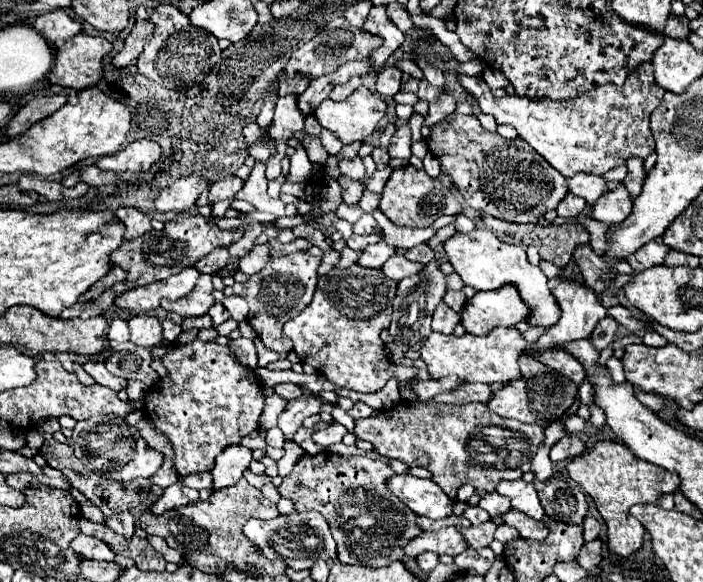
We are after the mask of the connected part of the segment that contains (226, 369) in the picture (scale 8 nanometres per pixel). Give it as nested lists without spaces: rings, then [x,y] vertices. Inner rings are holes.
[[[191,341],[171,353],[167,353],[163,359],[163,365],[167,367],[167,375],[161,379],[159,387],[153,387],[153,393],[147,393],[145,399],[145,413],[153,421],[155,429],[163,433],[175,451],[175,467],[181,475],[191,475],[197,471],[211,471],[215,457],[229,445],[241,443],[241,439],[253,431],[259,429],[259,417],[263,411],[263,391],[259,385],[259,379],[255,371],[241,365],[229,347],[221,347],[217,343],[205,343],[205,341]]]

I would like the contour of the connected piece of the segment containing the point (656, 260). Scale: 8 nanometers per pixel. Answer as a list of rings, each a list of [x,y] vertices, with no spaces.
[[[649,241],[649,245],[643,245],[637,253],[633,253],[633,257],[629,257],[629,265],[633,267],[635,273],[645,271],[653,265],[661,265],[669,251],[671,249],[667,245],[657,243],[657,241]]]

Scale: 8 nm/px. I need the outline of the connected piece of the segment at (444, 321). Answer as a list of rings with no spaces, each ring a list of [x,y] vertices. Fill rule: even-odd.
[[[441,301],[433,313],[433,331],[439,333],[453,333],[455,325],[461,321],[459,313],[453,313],[453,309],[449,309],[449,305],[445,305],[445,301]]]

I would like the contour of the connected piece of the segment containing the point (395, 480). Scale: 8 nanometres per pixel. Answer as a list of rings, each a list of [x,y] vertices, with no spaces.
[[[395,475],[389,479],[389,489],[411,509],[415,511],[417,515],[423,515],[423,517],[429,517],[429,519],[443,519],[443,517],[449,517],[453,515],[453,505],[455,505],[455,499],[447,497],[445,491],[431,479],[419,479],[419,477],[413,477],[413,475]]]

